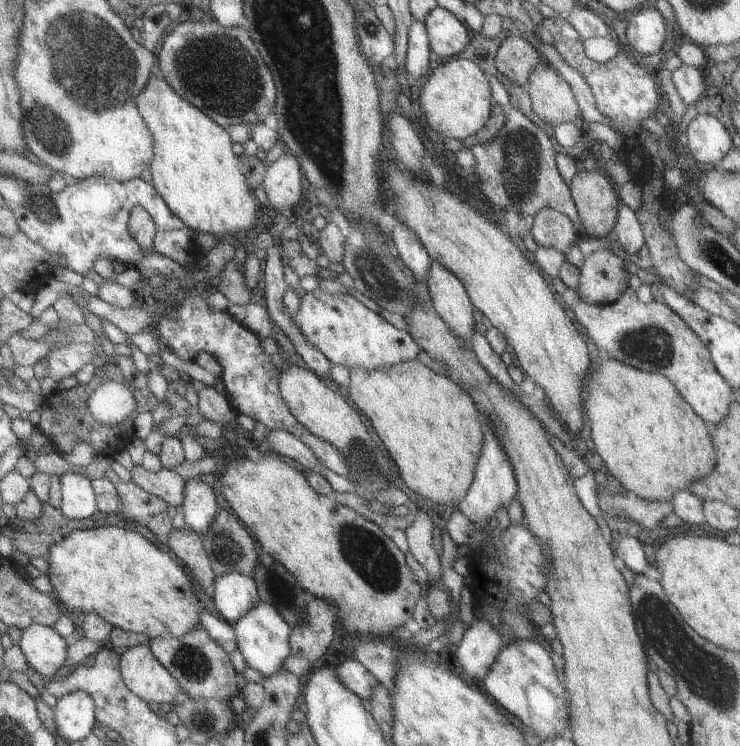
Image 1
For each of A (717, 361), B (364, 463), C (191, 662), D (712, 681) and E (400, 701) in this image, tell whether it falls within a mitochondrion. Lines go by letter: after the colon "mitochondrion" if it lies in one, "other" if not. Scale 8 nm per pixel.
A: other
B: mitochondrion
C: mitochondrion
D: mitochondrion
E: other

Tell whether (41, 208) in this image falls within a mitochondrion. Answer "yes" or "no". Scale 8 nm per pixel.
yes

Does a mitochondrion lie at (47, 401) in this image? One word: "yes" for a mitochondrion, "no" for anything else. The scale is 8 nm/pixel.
no

